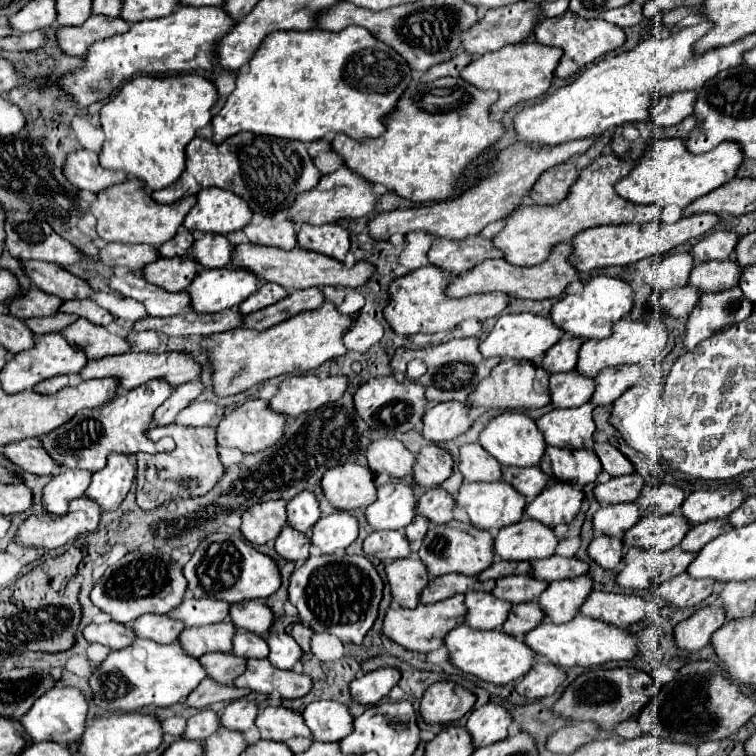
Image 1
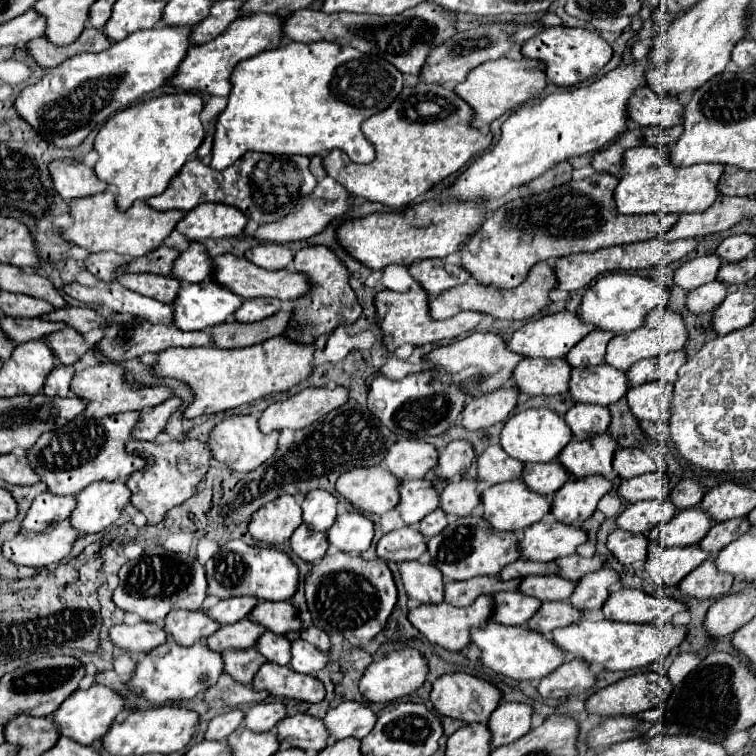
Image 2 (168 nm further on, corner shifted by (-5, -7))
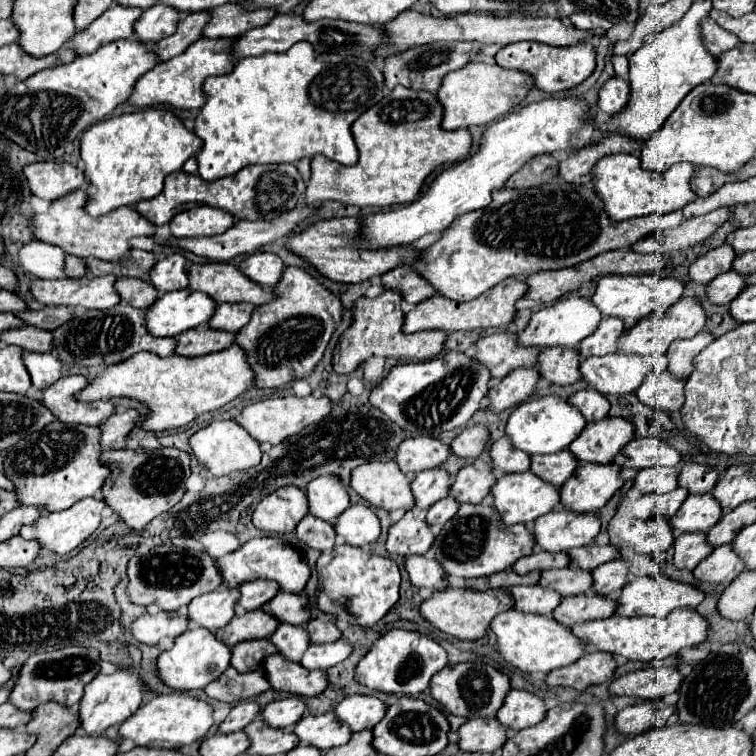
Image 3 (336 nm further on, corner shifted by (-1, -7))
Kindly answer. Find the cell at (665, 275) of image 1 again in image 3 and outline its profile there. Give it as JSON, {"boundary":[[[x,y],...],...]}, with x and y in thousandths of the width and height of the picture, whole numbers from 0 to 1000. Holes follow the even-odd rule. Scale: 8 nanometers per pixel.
{"boundary":[[[956,321],[954,327],[946,327],[940,332],[935,332],[930,340],[925,340],[914,356],[911,356],[911,366],[919,374],[938,374],[943,372],[951,361],[959,361],[967,356],[970,343],[975,340],[975,335],[970,332],[967,324]]]}

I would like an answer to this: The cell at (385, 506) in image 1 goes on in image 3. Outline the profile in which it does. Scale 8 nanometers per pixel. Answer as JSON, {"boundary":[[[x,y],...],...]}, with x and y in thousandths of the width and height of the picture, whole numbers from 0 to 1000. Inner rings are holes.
{"boundary":[[[573,618],[573,620],[552,626],[544,639],[544,647],[549,655],[549,668],[554,673],[567,673],[575,663],[591,657],[594,647],[597,647],[594,631],[597,628],[583,618]]]}

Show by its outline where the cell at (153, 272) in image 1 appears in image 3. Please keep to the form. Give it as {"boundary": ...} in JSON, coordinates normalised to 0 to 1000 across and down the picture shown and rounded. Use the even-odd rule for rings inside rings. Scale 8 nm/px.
{"boundary":[[[160,366],[160,369],[152,372],[152,385],[160,393],[160,398],[165,398],[173,406],[181,406],[181,409],[197,409],[200,401],[208,396],[205,380],[200,380],[189,369]]]}

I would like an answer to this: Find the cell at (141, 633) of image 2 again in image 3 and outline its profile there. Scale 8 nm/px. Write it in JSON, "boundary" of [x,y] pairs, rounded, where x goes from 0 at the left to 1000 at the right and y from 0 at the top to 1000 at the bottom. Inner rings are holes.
{"boundary":[[[192,811],[176,821],[176,843],[192,853],[208,853],[216,843],[237,843],[247,835],[250,819],[239,811]]]}

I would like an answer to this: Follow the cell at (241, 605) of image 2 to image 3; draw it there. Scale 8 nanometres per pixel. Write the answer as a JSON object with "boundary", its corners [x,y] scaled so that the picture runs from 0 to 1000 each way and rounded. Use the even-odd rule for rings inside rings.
{"boundary":[[[340,766],[321,771],[316,779],[319,779],[319,792],[313,798],[313,811],[321,811],[321,808],[337,808],[348,803],[353,795],[358,795],[369,784],[369,771]]]}

